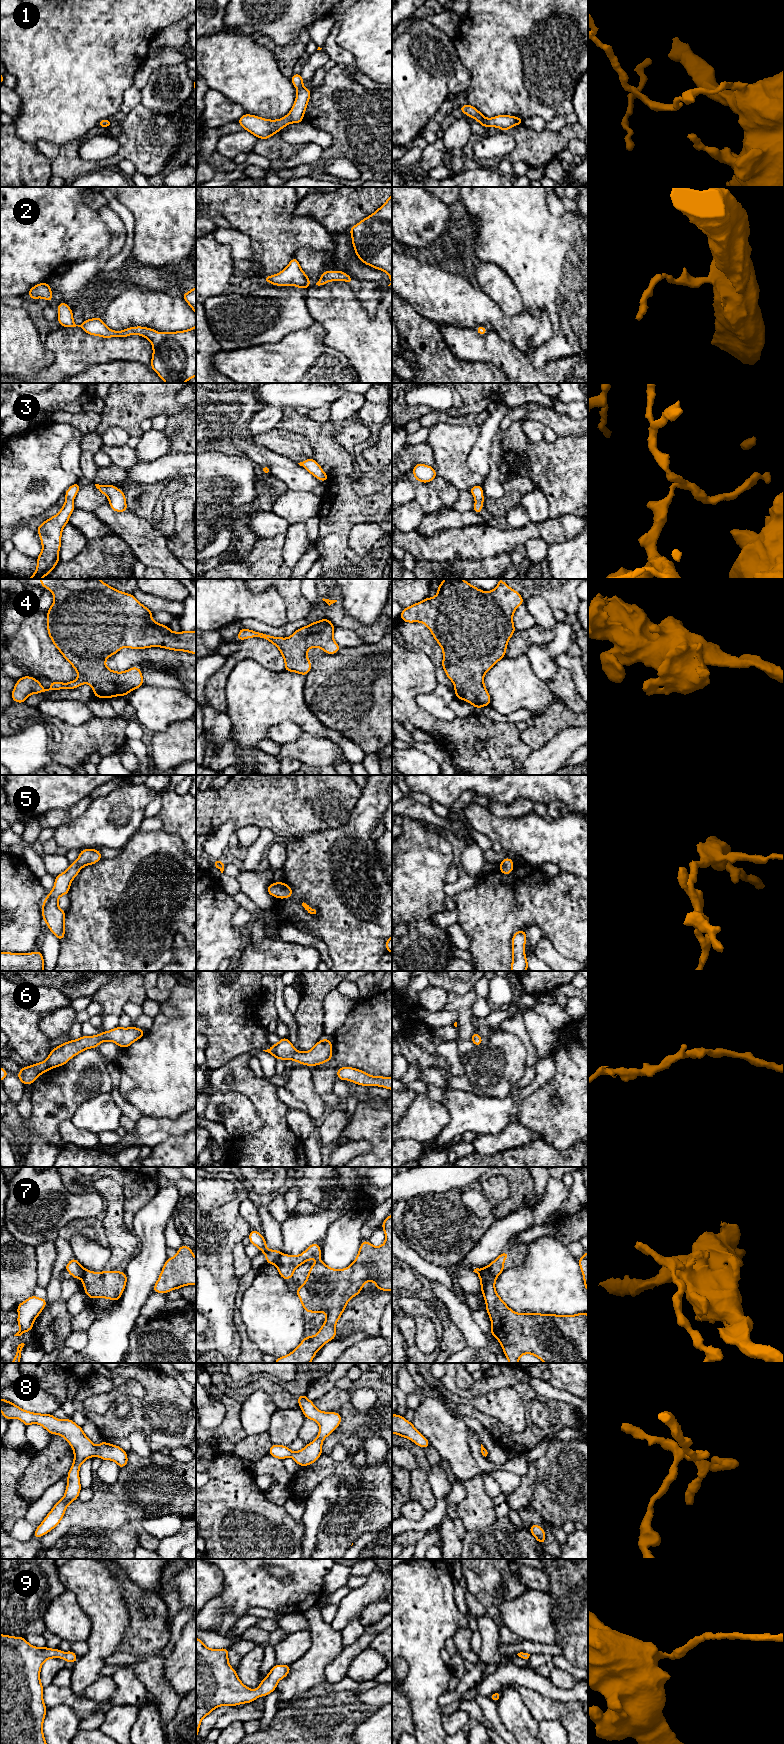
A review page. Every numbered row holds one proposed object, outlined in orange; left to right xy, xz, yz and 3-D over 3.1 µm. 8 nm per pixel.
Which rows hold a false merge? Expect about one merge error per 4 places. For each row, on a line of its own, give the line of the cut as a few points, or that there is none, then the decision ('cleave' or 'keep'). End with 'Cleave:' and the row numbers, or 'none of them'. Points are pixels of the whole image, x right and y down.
1: no cut | keep
2: no cut | keep
3: no cut | keep
4: no cut | keep
5: no cut | keep
6: no cut | keep
7: xz (281, 1253), (275, 1263) | cleave
8: no cut | keep
9: no cut | keep
Cleave: 7

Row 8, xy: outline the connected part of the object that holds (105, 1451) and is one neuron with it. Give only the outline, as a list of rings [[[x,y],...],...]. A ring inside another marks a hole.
[[[0,1398],[0,1410],[3,1417],[8,1420],[18,1418],[27,1427],[30,1424],[39,1424],[44,1427],[49,1434],[57,1434],[66,1439],[74,1451],[74,1462],[67,1473],[68,1483],[64,1497],[59,1500],[42,1523],[37,1527],[33,1538],[39,1538],[54,1529],[62,1520],[67,1506],[78,1499],[82,1489],[79,1479],[79,1469],[81,1464],[88,1458],[95,1455],[102,1460],[115,1461],[120,1469],[128,1463],[127,1453],[117,1445],[112,1445],[102,1441],[97,1447],[84,1434],[82,1427],[73,1422],[72,1419],[60,1420],[52,1414],[33,1413],[13,1404],[10,1401]]]

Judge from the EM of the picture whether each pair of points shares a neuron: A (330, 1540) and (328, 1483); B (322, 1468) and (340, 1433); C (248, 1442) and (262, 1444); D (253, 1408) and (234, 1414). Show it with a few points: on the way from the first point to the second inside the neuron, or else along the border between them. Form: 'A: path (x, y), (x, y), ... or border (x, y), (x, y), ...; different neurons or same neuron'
A: border (338, 1488), (338, 1500), (323, 1518), (318, 1531); different neurons
B: border (322, 1452), (328, 1455); different neurons
C: path (251, 1444), (259, 1444); same neuron
D: border (240, 1404), (240, 1425), (245, 1435); different neurons

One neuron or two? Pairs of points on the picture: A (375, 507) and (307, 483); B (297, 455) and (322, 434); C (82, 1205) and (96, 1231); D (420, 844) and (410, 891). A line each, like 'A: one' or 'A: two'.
A: two
B: two
C: two
D: one

